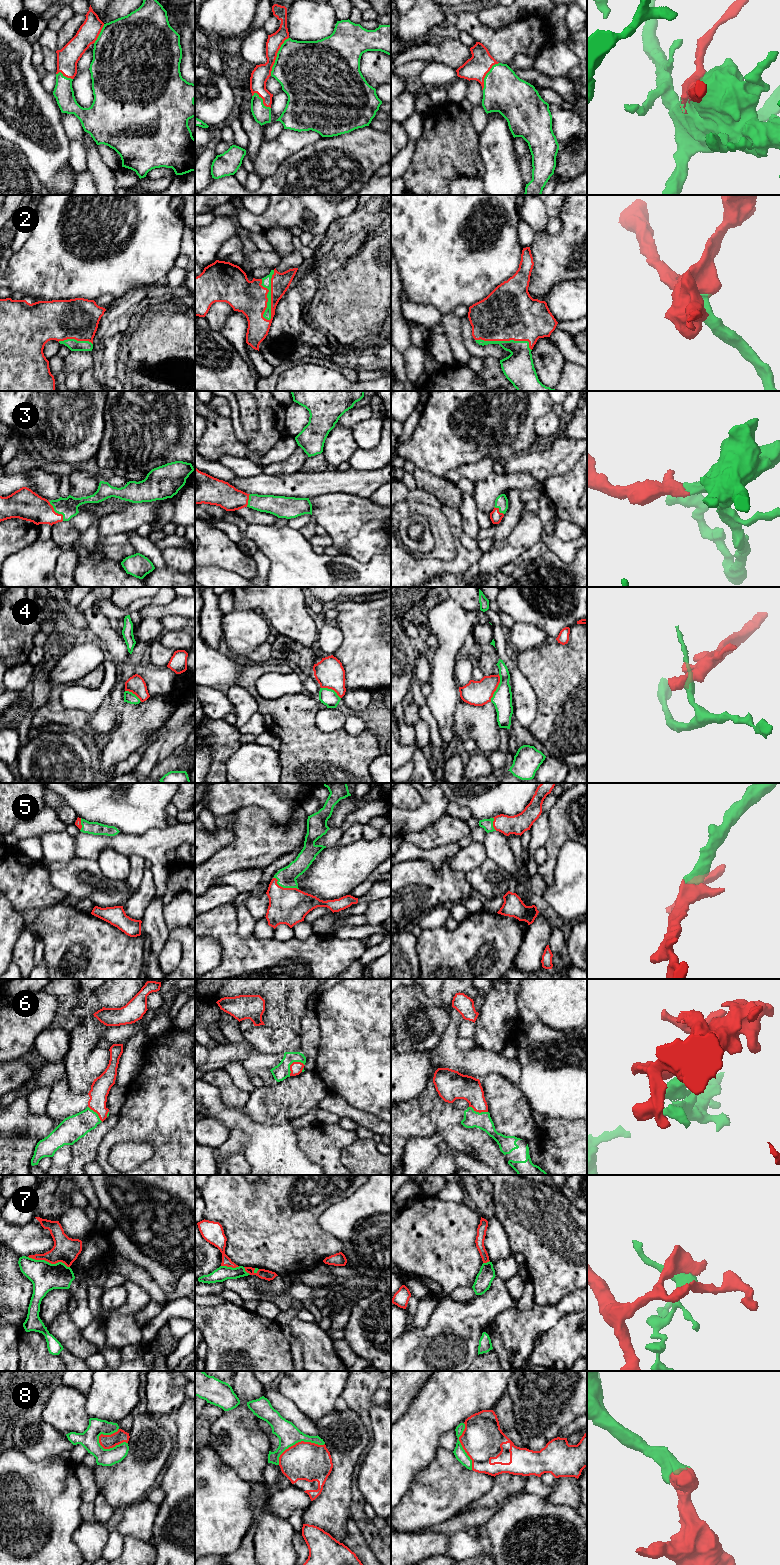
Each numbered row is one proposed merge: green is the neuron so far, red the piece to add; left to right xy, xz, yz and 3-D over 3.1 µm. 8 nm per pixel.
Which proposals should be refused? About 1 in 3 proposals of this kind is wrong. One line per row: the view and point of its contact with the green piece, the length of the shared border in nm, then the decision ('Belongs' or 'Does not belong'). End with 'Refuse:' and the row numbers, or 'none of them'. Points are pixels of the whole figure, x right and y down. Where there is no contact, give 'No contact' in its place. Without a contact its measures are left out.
1: Touches green at xz (277, 56). Shared border 340 nm. Belongs
2: Touches green at xz (270, 296). Shared border 420 nm. Belongs
3: Touches green at xy (56, 512). Shared border 200 nm. Belongs
4: Touches green at yz (497, 688). Shared border 240 nm. Does not belong
5: Touches green at xz (284, 887). Shared border 220 nm. Belongs
6: Touches green at xz (292, 1062). Shared border 160 nm. Belongs
7: Touches green at xy (48, 1262). Shared border 340 nm. Does not belong
8: Touches green at xy (110, 1448). Shared border 240 nm. Belongs
Refuse: 4, 7

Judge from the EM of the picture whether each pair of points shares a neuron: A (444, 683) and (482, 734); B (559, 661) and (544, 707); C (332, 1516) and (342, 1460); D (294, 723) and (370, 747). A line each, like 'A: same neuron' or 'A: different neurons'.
A: different neurons
B: same neuron
C: same neuron
D: same neuron

